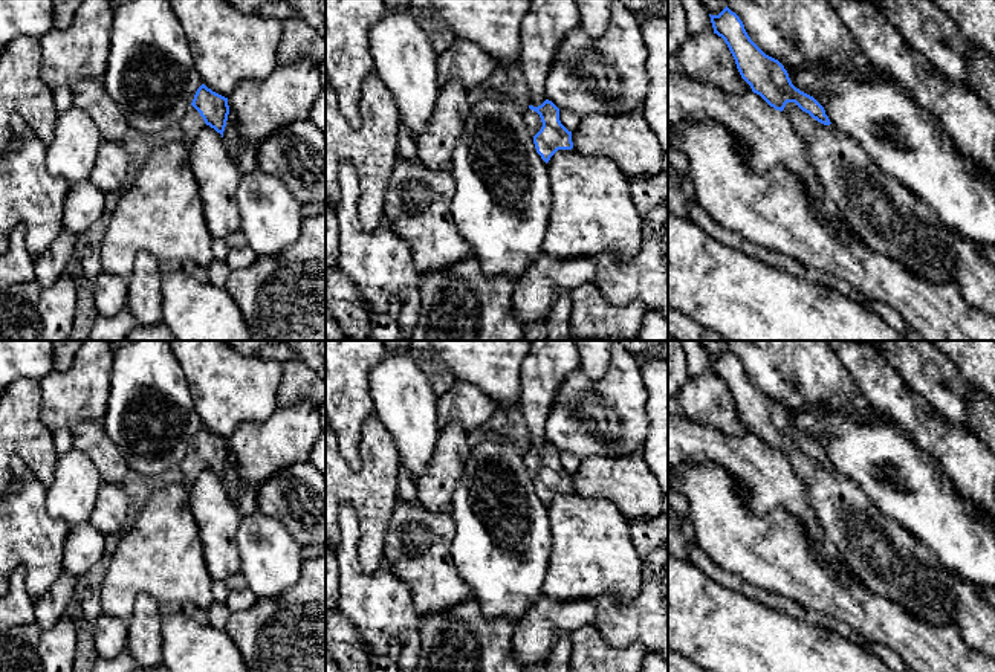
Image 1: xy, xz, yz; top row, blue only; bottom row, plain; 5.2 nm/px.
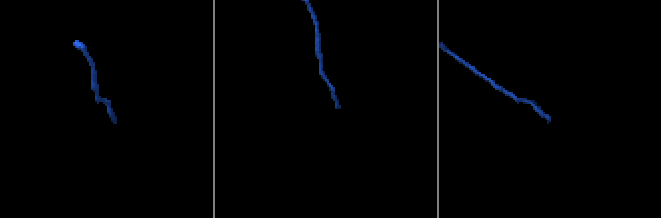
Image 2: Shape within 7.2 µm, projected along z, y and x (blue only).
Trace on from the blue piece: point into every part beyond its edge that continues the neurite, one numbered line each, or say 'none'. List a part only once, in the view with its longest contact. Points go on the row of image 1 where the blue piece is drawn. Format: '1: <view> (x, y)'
1: yz (887, 216)

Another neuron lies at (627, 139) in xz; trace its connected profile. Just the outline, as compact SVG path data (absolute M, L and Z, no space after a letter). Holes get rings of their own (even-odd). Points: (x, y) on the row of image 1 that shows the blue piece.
M643 111L628 115L585 113L572 131L573 150L614 160L628 179L662 171L663 150Z

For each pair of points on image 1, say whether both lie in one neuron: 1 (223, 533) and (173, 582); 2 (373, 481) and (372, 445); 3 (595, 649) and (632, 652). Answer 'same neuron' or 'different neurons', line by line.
1: different neurons
2: same neuron
3: same neuron

